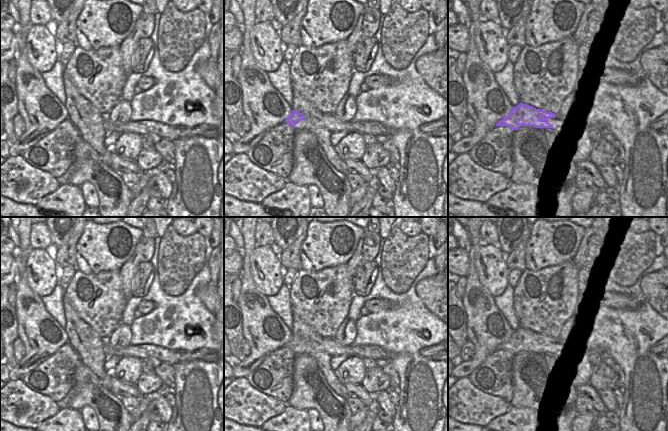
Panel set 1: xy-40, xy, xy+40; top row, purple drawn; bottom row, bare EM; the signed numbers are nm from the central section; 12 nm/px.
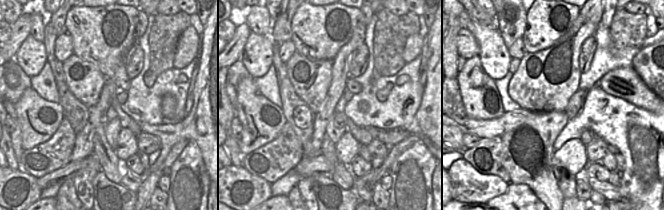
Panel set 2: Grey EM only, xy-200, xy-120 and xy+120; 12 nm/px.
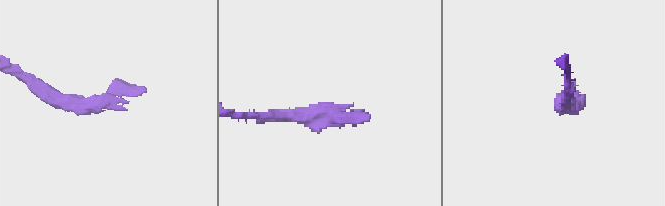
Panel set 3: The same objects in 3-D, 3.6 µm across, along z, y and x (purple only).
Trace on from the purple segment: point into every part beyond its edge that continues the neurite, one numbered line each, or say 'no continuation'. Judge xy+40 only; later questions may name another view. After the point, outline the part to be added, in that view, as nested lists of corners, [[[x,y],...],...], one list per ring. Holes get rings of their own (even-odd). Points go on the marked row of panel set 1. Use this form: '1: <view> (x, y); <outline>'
1: xy+40 (559, 122); [[[556,114],[554,118],[549,118],[547,122],[550,123],[557,132],[559,132],[569,124],[570,120],[566,120],[563,116]]]

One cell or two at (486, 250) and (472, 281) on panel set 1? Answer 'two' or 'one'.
two

